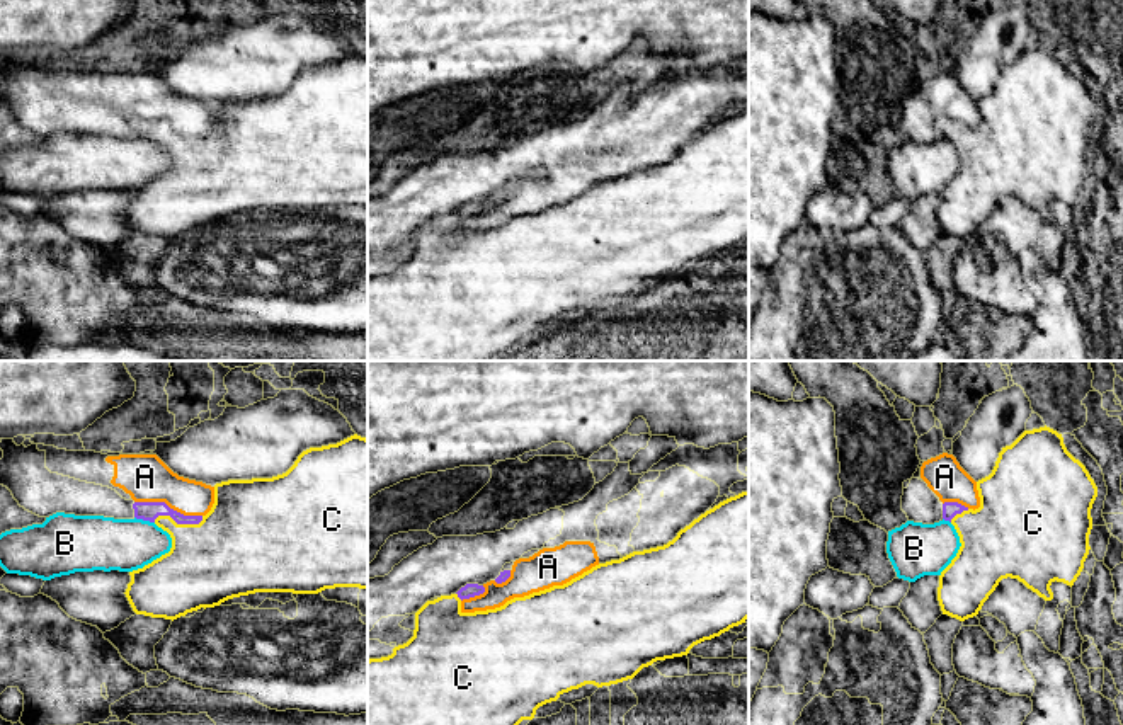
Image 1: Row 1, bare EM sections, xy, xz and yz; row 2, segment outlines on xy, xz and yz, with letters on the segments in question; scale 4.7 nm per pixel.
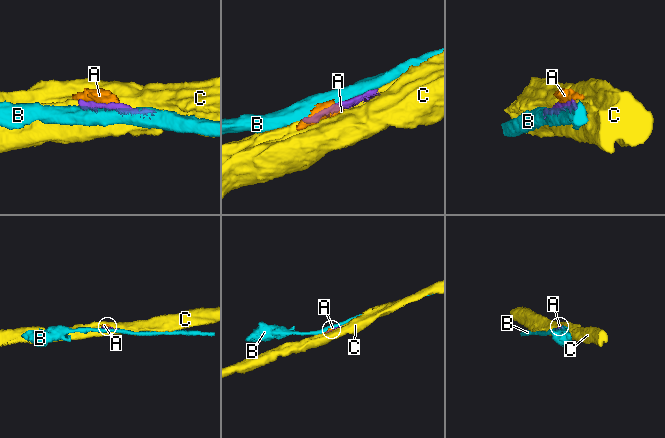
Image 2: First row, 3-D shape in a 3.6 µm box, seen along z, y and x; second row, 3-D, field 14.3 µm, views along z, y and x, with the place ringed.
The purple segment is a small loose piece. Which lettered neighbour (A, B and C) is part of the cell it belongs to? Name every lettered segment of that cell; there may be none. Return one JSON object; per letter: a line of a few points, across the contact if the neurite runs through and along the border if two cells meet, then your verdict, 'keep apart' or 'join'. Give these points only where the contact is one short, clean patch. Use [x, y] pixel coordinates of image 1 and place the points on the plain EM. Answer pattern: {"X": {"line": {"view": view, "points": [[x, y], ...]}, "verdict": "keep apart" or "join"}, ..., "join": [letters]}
{"A": {"verdict": "keep apart"}, "B": {"verdict": "keep apart"}, "C": {"verdict": "join"}, "join": ["C"]}

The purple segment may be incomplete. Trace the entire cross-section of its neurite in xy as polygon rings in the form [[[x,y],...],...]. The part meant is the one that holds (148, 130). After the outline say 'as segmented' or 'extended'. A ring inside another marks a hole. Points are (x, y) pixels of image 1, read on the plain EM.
[[[357,53],[337,63],[310,66],[303,70],[294,83],[282,94],[272,97],[228,99],[216,102],[214,123],[206,134],[184,134],[170,128],[165,121],[134,121],[133,128],[136,138],[155,141],[172,157],[172,167],[168,172],[162,174],[143,187],[129,191],[131,201],[128,203],[124,213],[136,233],[165,237],[174,240],[201,226],[214,226],[228,218],[255,211],[318,213],[325,208],[335,206],[368,208],[368,58]]] | extended

